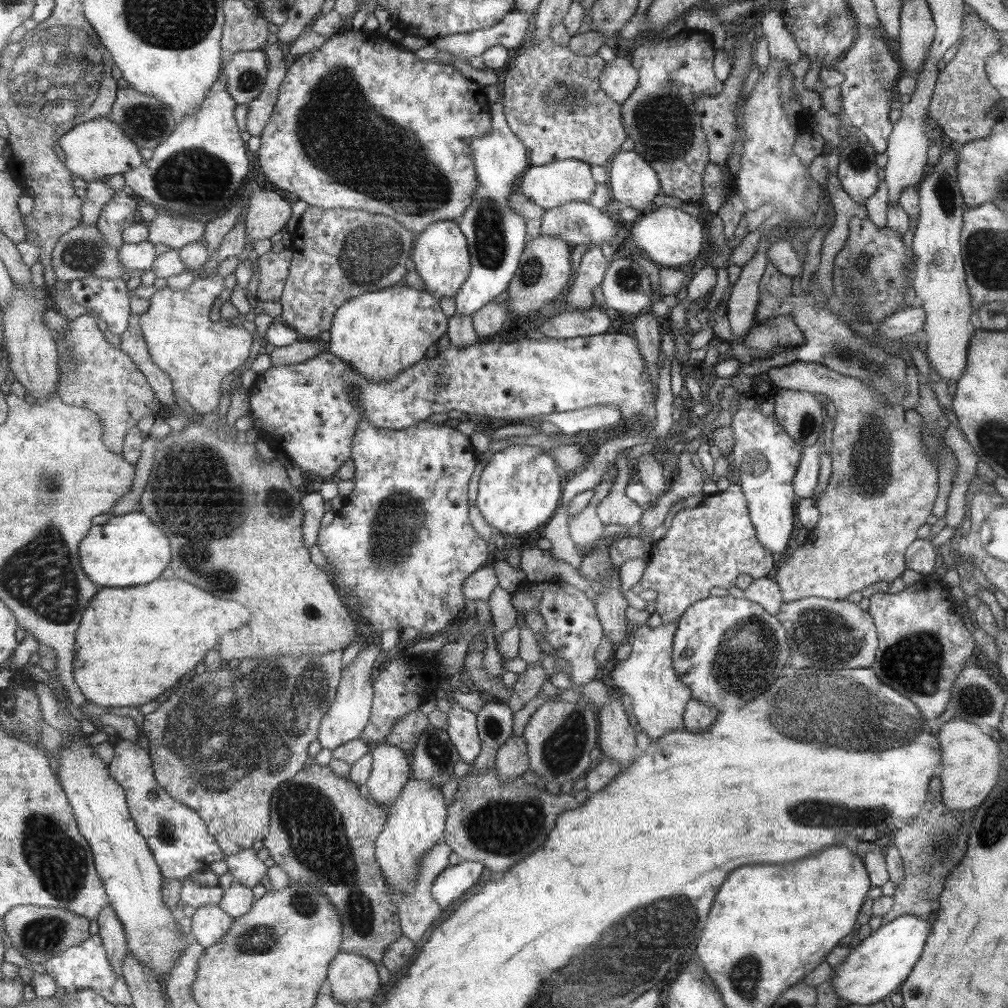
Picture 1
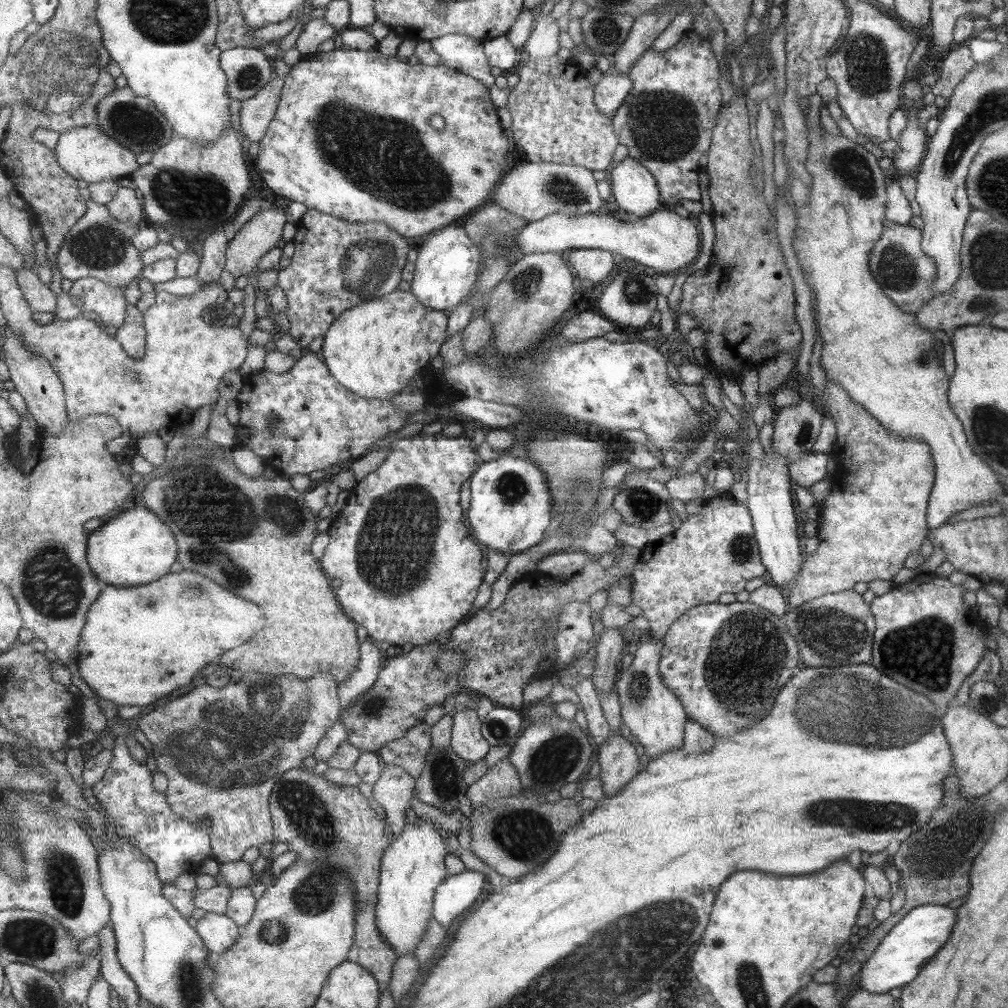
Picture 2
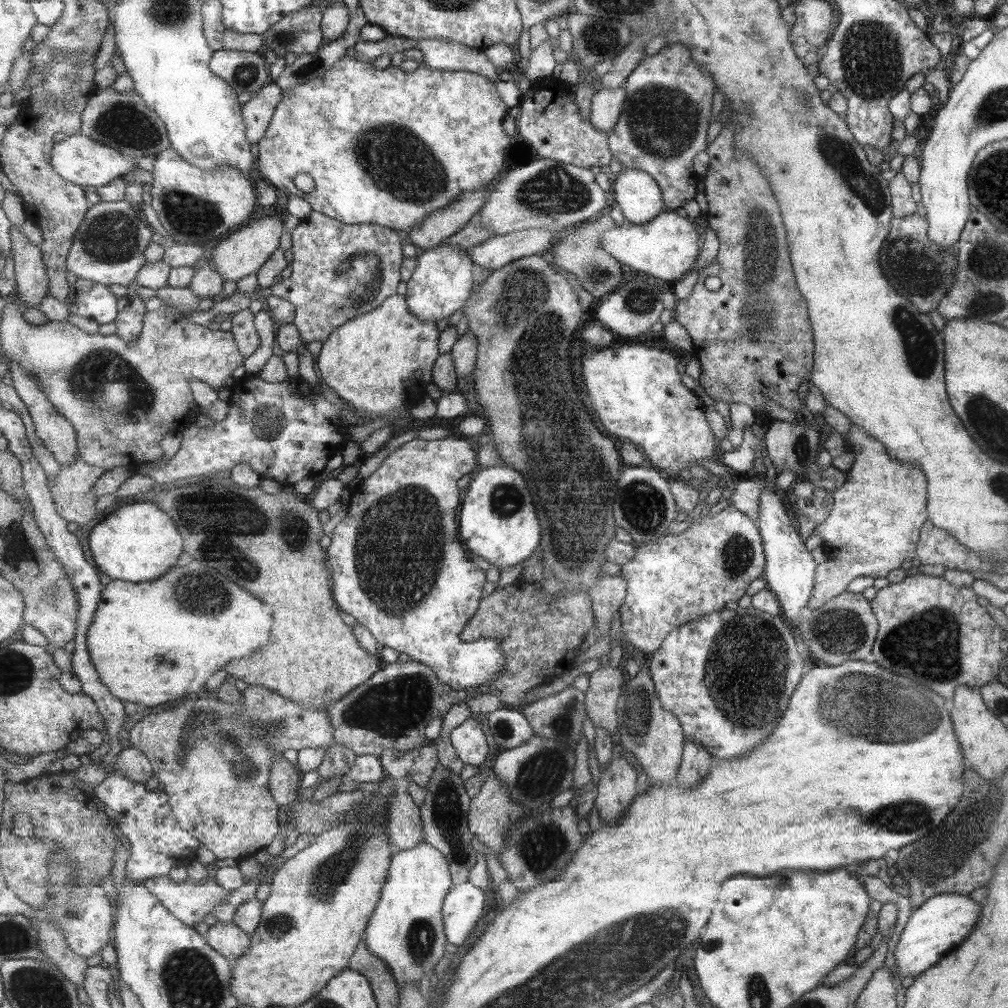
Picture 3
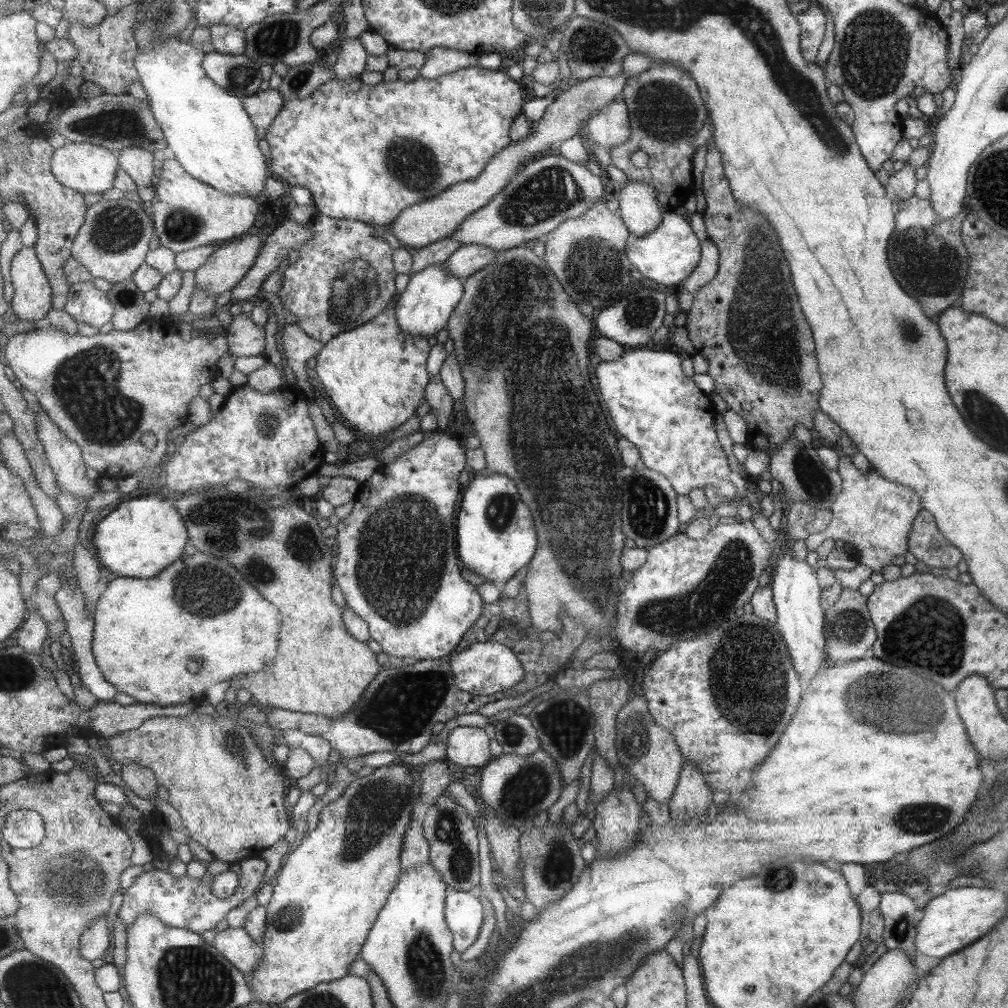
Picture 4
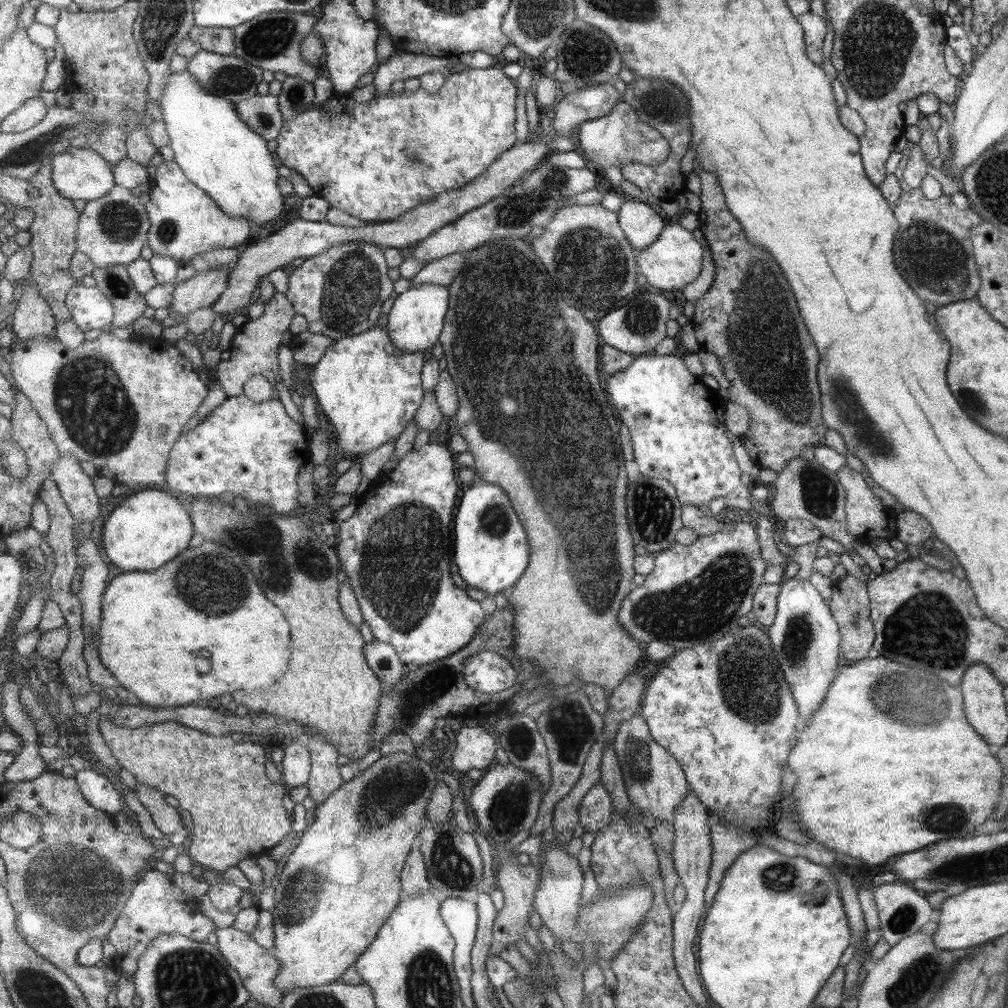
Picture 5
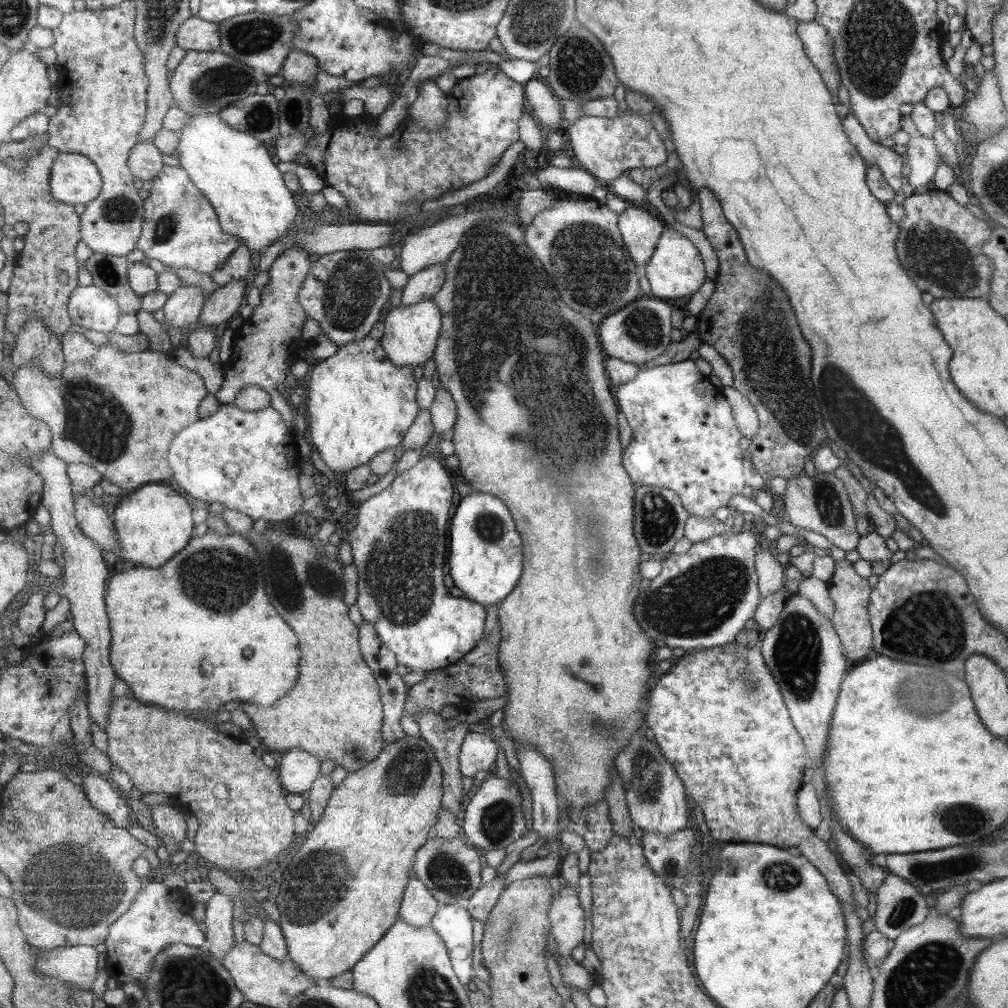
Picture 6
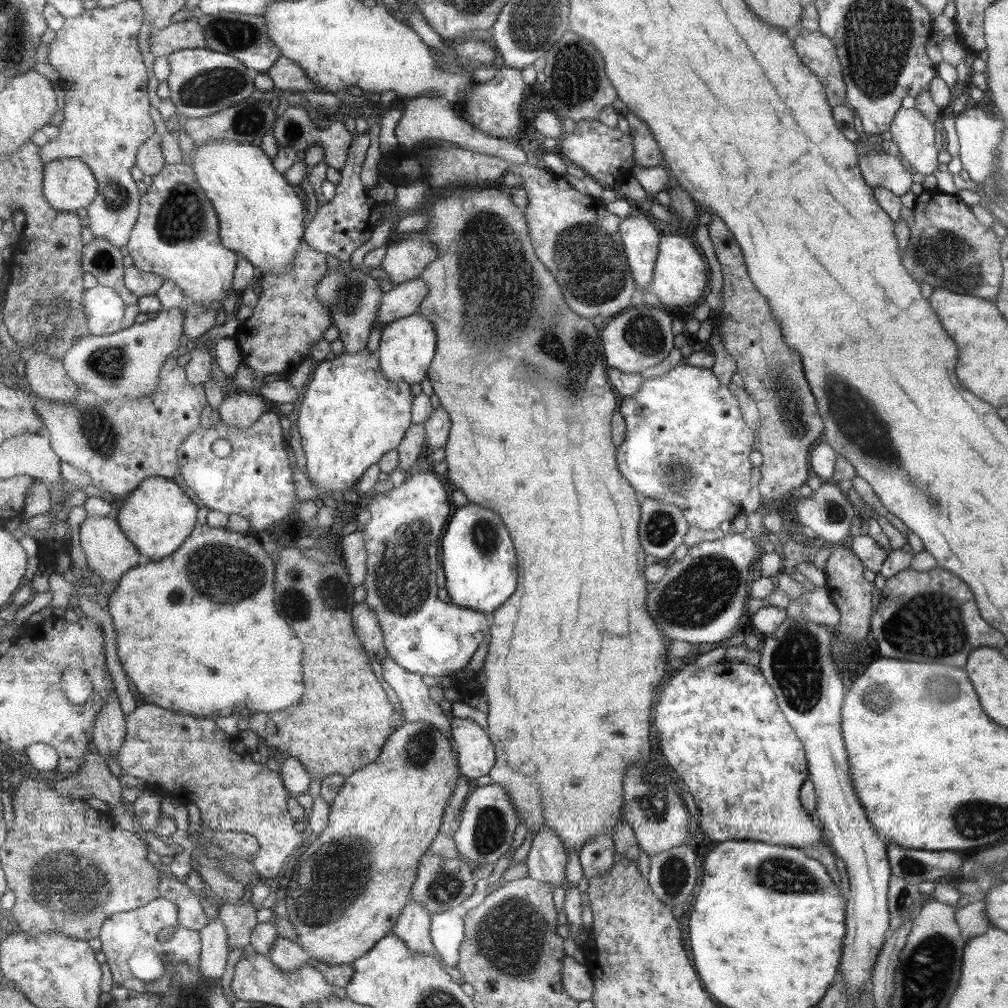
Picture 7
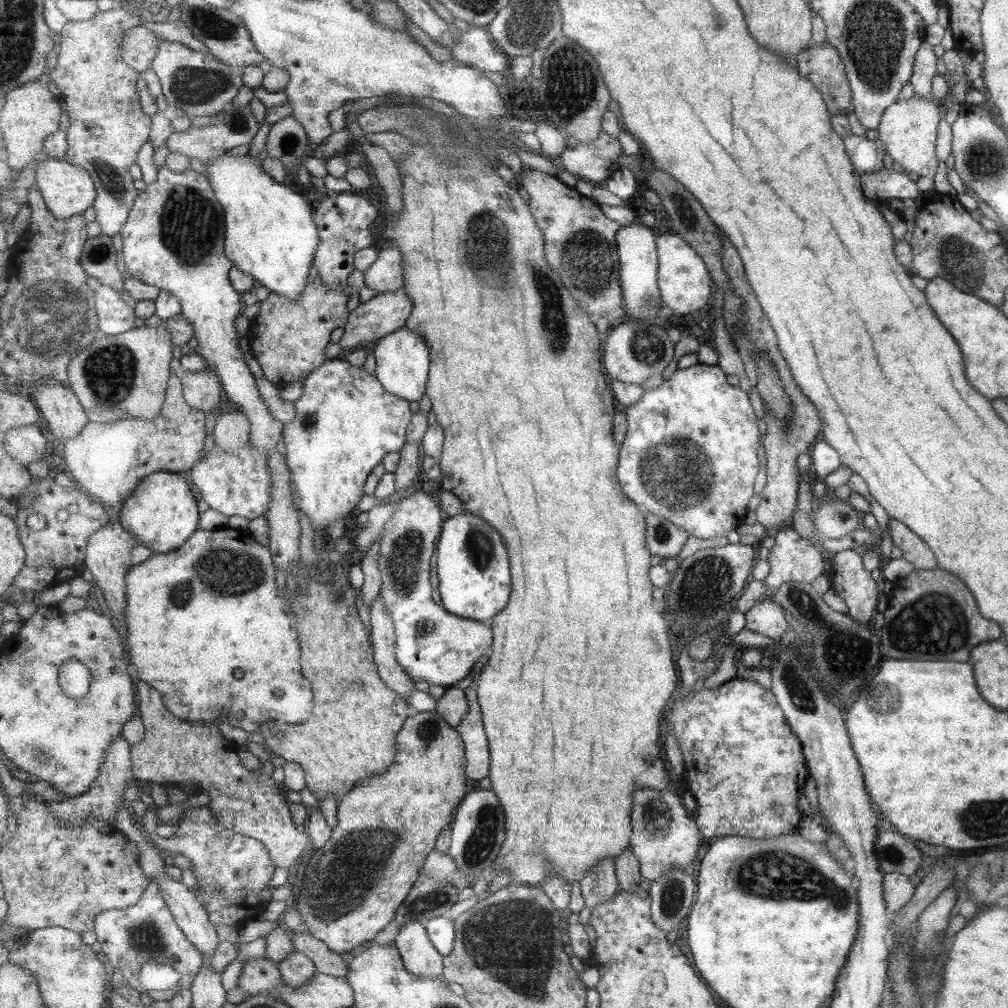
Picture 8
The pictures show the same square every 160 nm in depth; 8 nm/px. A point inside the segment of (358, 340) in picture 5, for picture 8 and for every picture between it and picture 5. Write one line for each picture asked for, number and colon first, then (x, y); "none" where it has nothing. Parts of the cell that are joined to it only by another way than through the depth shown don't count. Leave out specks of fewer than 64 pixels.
6: (360, 404)
7: (351, 416)
8: (345, 424)

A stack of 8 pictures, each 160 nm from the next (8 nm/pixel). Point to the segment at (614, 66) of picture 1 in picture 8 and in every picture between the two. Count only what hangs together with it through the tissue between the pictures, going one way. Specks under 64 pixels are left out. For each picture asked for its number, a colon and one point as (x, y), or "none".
2: (610, 91)
3: (607, 103)
4: (610, 126)
5: (620, 137)
6: (606, 147)
7: (606, 155)
8: (596, 161)

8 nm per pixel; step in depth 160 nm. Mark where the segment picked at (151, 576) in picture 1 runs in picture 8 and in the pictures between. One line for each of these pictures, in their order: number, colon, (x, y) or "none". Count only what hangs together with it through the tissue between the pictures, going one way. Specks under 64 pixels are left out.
2: (133, 548)
3: (138, 542)
4: (139, 539)
5: (151, 528)
6: (155, 523)
7: (158, 517)
8: (162, 513)

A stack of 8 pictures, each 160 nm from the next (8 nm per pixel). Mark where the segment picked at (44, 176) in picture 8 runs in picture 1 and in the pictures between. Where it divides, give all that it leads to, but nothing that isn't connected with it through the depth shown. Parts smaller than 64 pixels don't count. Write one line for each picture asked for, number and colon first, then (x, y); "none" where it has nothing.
1: (94, 150)
2: (87, 153)
3: (79, 159)
4: (88, 168)
5: (79, 173)
6: (75, 179)
7: (69, 184)

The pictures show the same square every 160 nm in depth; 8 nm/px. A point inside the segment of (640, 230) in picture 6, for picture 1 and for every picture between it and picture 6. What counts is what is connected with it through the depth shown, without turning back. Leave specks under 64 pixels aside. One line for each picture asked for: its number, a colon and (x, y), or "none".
1: (633, 182)
2: (634, 188)
3: (636, 193)
4: (637, 202)
5: (642, 226)

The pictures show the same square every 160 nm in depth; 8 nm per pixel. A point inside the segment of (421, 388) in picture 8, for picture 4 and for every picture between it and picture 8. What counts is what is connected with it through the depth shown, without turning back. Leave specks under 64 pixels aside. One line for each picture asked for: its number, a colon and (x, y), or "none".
4: (425, 307)
5: (416, 318)
6: (411, 334)
7: (407, 349)

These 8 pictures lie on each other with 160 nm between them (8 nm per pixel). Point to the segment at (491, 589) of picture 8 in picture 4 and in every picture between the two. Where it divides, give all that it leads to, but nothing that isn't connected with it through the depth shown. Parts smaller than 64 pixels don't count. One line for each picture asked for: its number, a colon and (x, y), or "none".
4: (497, 539)
5: (492, 553)
6: (486, 558)
7: (479, 557)

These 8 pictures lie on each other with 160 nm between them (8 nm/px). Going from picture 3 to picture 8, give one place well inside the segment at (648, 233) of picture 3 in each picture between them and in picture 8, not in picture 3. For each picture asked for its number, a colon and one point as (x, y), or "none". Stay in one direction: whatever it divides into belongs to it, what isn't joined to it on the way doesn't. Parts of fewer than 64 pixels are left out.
4: (670, 253)
5: (673, 261)
6: (674, 270)
7: (680, 276)
8: (684, 283)

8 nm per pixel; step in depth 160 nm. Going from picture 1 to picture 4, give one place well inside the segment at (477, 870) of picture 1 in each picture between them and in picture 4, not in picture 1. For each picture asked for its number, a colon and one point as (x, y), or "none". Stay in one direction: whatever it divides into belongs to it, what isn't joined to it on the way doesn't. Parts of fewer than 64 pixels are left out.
2: (459, 892)
3: (463, 908)
4: (464, 912)

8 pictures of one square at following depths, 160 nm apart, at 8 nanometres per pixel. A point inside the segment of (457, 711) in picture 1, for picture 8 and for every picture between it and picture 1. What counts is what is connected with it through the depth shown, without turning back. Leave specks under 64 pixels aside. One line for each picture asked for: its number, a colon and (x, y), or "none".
2: (468, 741)
3: (470, 745)
4: (468, 747)
5: (475, 748)
6: (479, 752)
7: (477, 755)
8: (479, 761)

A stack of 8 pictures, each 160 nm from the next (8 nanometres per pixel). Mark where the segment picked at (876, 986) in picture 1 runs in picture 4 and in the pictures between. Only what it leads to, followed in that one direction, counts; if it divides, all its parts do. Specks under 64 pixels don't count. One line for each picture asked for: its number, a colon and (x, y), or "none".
2: (908, 946)
3: (942, 921)
4: (958, 917)

